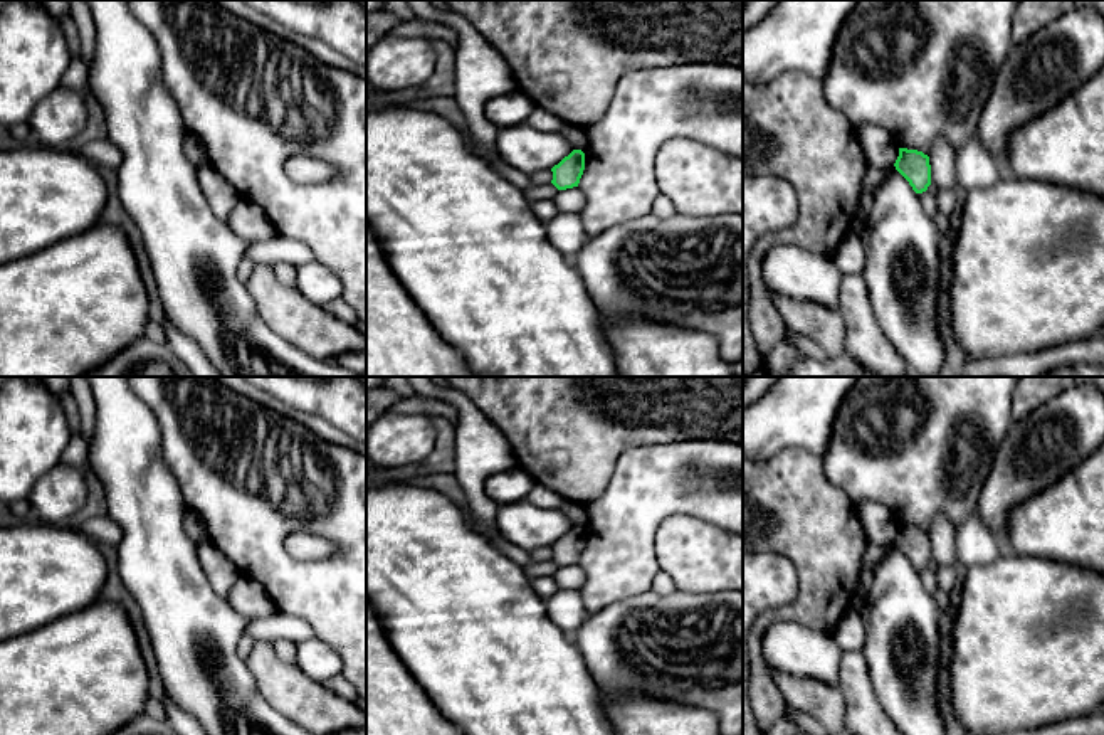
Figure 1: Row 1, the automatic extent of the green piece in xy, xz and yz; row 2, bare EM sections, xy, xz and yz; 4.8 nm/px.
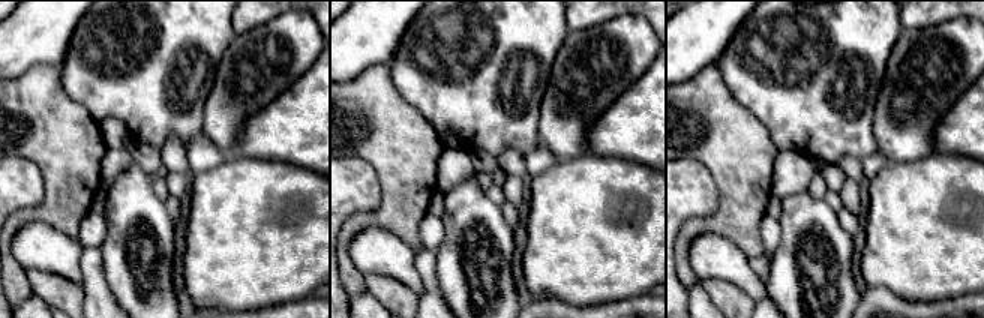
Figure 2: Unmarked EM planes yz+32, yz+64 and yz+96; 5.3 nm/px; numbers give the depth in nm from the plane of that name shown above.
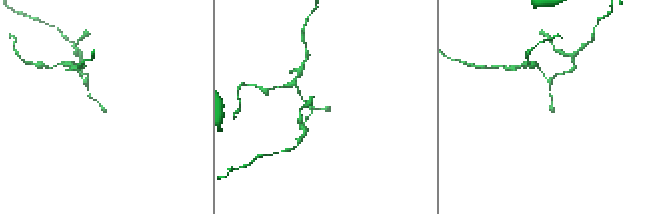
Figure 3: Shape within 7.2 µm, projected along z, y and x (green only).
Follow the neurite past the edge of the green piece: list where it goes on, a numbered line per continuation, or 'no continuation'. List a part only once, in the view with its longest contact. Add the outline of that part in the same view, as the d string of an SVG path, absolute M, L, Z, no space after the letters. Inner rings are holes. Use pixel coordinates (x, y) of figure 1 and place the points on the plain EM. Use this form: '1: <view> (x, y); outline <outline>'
no continuation

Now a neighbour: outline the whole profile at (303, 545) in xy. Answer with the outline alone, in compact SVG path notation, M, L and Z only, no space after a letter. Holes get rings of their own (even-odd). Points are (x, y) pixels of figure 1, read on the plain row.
M294 531L286 538L286 552L302 562L324 560L334 553L334 545L313 531Z

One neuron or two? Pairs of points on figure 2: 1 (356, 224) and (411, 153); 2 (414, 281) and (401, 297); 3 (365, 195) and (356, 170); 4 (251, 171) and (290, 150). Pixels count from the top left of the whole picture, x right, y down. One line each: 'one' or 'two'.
1: one
2: two
3: one
4: two

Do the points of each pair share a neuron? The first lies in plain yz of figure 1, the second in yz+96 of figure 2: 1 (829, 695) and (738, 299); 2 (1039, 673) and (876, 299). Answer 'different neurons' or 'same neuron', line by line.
1: same neuron
2: different neurons

